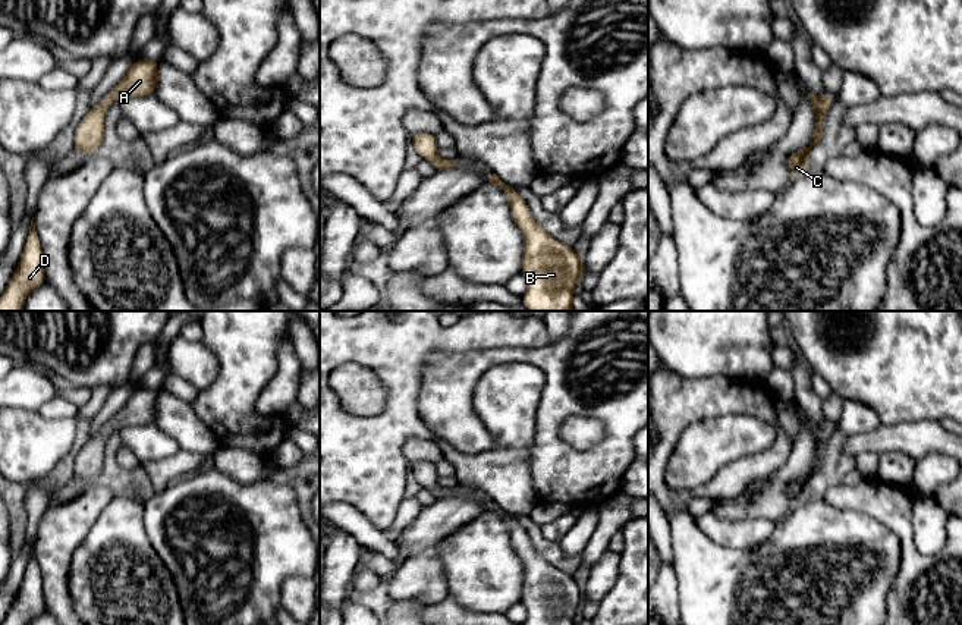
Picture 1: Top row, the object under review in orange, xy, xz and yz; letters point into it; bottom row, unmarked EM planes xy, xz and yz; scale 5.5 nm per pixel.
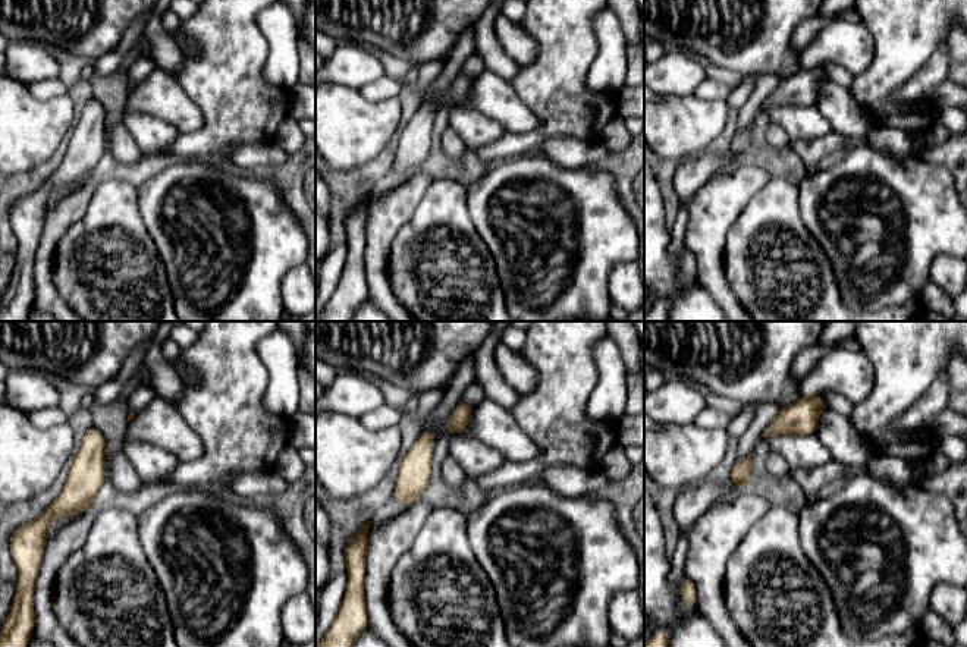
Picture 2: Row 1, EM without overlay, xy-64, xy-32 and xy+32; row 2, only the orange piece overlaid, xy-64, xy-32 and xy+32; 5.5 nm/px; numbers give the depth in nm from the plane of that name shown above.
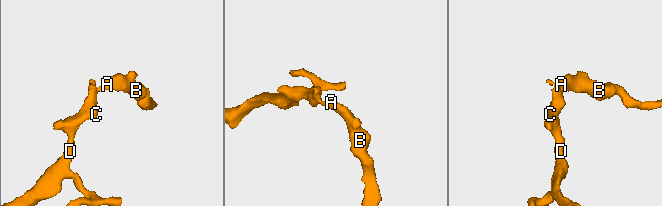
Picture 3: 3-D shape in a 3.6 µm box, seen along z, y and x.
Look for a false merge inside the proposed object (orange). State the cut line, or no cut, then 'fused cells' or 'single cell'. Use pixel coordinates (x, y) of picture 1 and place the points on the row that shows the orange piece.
cut none; single cell

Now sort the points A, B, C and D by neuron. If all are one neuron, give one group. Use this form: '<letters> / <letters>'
A B C D

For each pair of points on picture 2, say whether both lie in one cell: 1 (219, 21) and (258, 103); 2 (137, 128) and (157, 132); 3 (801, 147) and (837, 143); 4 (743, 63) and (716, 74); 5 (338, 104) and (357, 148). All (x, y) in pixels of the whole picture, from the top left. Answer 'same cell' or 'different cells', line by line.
1: same cell
2: same cell
3: same cell
4: different cells
5: same cell

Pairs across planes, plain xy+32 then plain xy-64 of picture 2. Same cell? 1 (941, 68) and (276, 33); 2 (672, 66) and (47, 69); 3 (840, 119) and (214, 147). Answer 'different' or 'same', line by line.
1: same
2: same
3: different

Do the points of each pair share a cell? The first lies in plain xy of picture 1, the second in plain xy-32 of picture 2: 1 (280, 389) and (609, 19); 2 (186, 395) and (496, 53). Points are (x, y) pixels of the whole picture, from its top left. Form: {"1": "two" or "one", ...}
{"1": "one", "2": "one"}

